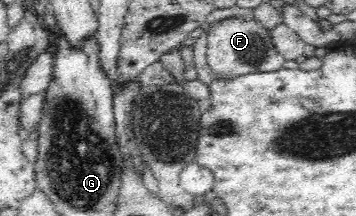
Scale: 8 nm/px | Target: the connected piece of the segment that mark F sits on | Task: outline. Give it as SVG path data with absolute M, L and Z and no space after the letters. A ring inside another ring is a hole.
M232 16L210 24L206 32L207 63L214 79L232 78L243 74L266 73L280 70L285 58L272 42L271 30L258 19Z

